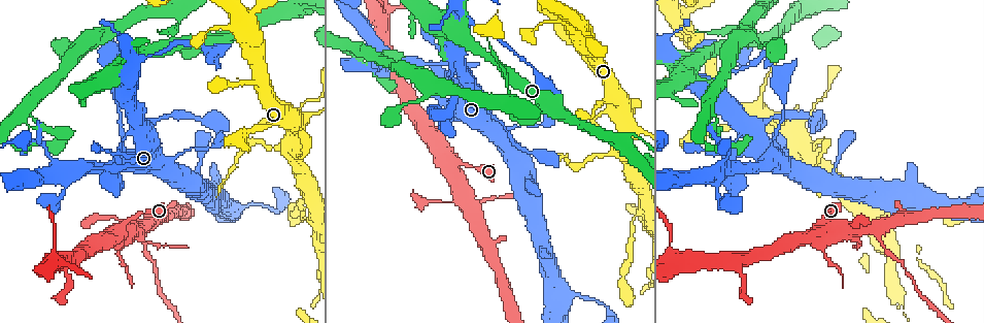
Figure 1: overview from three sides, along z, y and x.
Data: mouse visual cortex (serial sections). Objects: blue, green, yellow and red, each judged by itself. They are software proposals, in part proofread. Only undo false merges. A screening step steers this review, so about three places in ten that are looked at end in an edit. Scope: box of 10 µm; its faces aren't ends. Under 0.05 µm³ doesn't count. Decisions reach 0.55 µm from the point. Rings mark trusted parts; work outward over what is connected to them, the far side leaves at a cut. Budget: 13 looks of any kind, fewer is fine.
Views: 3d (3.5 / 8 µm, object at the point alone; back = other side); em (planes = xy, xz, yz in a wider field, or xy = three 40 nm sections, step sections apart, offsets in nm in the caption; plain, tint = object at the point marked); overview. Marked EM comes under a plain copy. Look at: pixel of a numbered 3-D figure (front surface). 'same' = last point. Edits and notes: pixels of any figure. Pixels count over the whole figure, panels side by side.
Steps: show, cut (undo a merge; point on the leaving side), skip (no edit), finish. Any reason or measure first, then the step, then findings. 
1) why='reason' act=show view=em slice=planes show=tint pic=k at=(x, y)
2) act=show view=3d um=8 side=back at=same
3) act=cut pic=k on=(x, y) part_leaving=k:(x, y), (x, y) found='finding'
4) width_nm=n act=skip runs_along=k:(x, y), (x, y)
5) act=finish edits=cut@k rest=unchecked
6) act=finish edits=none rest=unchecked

why='side arm on a straight run' act=show view=em slice=planes show=tint pic=1 at=(284, 148)

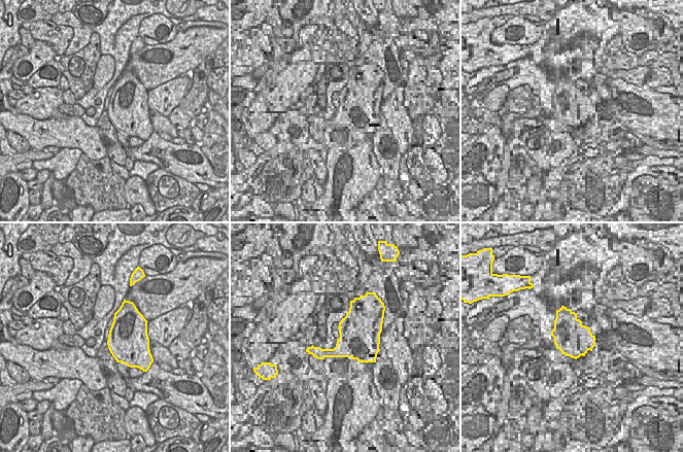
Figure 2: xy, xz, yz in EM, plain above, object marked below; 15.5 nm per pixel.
why='see where the arms go' act=show view=3d um=3.5 at=same

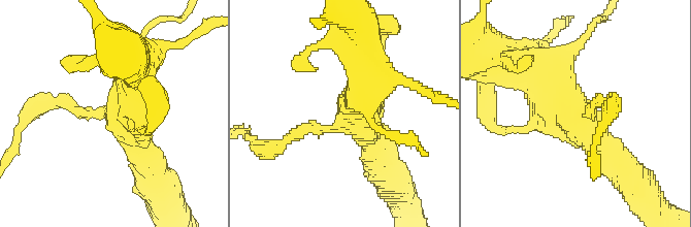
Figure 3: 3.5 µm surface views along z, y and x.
act=cut pic=3 on=(293, 132) part_leaving=3:(325, 129), (258, 144) found='a second cell is stuck on'

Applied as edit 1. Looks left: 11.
why='sudden change in width' act=show view=3d um=3.5 pic=1 at=(485, 109)

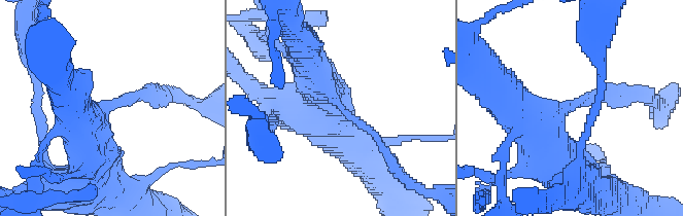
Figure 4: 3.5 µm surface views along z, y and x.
arm_widths_nm=150,600 why='now the EM' act=show view=em slice=planes show=tint pic=4 at=(339, 103)

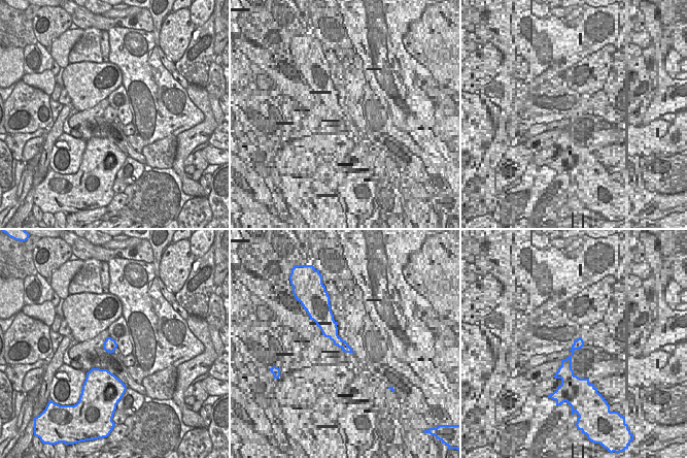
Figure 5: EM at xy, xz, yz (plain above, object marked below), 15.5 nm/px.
act=skip runs_along=4:(319, 85), (367, 128), (385, 151) found='continuous, no second cell'

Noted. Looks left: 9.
act=show view=3d um=8 pic=1 at=(170, 40)

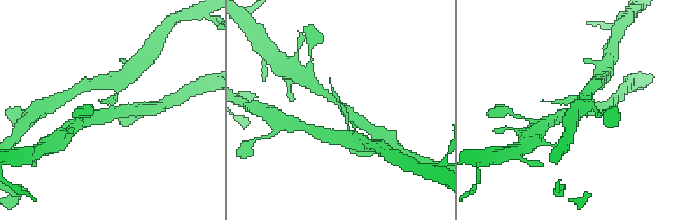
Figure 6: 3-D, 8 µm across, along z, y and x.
act=show view=3d um=3.5 at=same

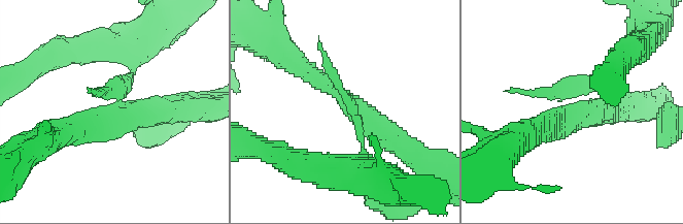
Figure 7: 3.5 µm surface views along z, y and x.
act=skip runs_along=7:(177, 108), (127, 112), (133, 64) found='one cell here'

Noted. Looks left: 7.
act=show view=3d um=3.5 side=back pic=1 at=(444, 202)

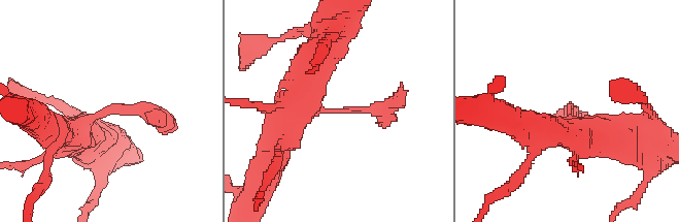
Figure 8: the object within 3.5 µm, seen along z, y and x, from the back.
why='shape alone is not enough' act=show view=em slice=xy step=3 show=tint pic=8 at=(338, 108)

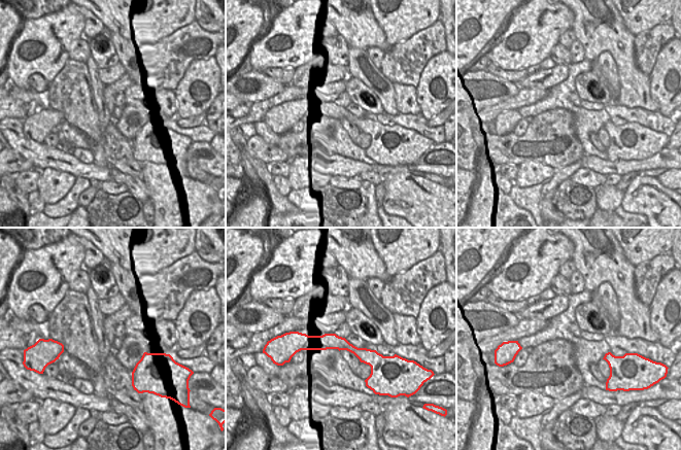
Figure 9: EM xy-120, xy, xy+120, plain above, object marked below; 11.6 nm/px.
act=skip runs_along=8:(78, 137), (113, 108), (167, 121) found='all the same cell'

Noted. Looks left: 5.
why='narrows sharply' act=show view=3d um=8 side=back pic=1 at=(879, 218)

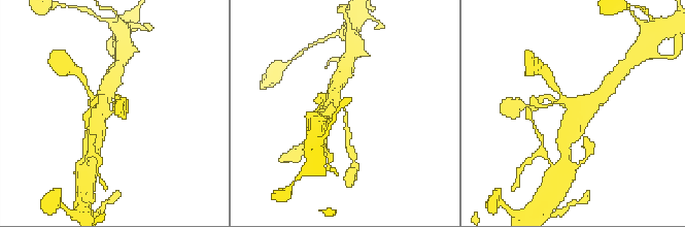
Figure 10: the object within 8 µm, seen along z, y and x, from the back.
act=show view=3d um=3.5 at=same

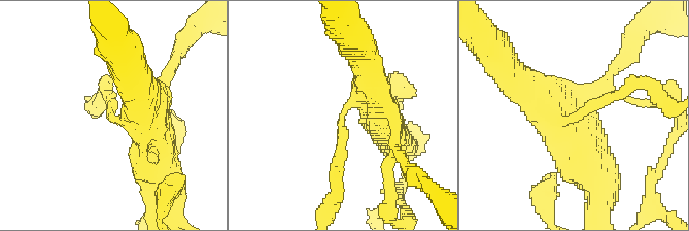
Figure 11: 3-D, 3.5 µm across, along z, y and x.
arm_widths_nm=200,500 act=skip runs_along=11:(369, 69), (369, 90), (343, 111), (337, 172) found='one cell here'

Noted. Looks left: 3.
act=finish edits=cut@3 rest=unchecked

